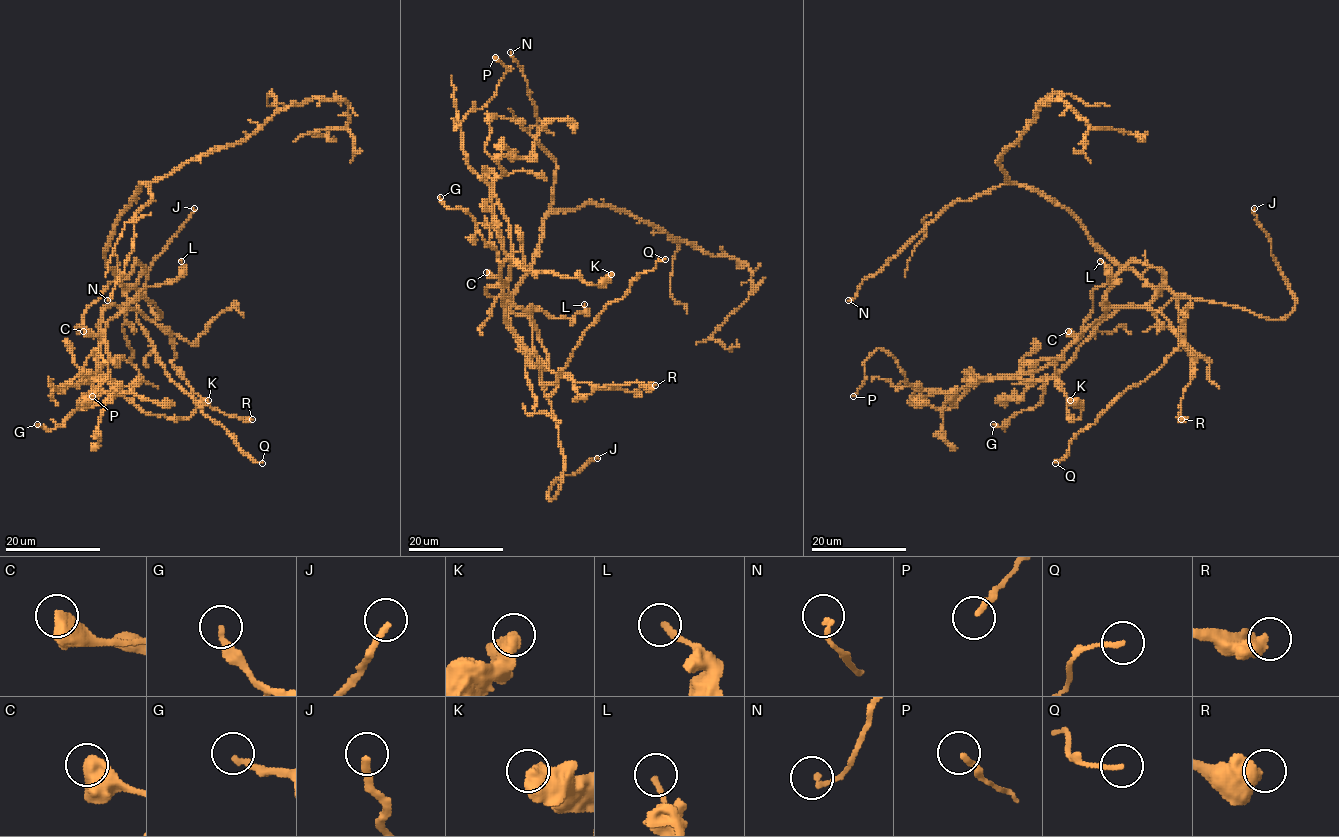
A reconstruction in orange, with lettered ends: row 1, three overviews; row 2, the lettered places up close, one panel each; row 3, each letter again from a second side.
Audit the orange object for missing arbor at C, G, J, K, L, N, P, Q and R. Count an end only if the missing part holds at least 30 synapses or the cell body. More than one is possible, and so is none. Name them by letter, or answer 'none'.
J

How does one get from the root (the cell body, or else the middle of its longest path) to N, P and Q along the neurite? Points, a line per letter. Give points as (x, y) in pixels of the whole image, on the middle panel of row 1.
N: (509, 310), (541, 240), (555, 171), (554, 158), (538, 139), (536, 106), (528, 83), (510, 52)
P: (509, 310), (528, 359), (503, 302), (509, 221), (469, 165), (460, 127), (511, 68), (495, 57)
Q: (509, 310), (515, 339), (538, 367), (540, 382), (555, 384), (583, 332), (640, 274), (665, 259)

